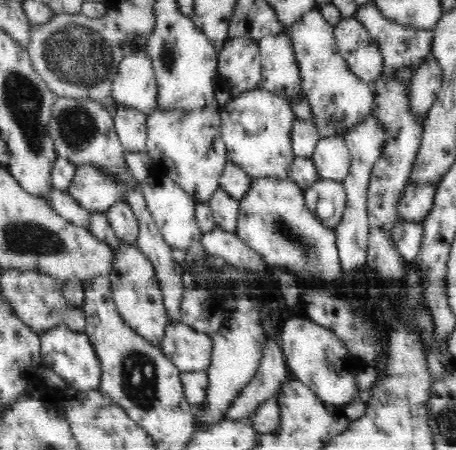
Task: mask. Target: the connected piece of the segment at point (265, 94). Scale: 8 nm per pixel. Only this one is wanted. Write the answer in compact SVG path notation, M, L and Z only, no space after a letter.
M262 88L232 98L220 111L220 131L228 150L227 160L243 168L254 179L288 179L289 166L295 158L291 140L295 120L288 101Z

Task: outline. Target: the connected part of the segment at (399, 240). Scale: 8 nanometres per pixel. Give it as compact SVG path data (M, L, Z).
M398 223L390 233L390 242L408 264L413 263L419 254L423 241L422 223Z

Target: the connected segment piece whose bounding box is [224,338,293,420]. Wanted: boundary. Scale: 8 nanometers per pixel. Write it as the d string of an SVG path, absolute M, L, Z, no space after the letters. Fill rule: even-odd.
M266 339L262 354L256 374L231 402L224 418L230 420L249 418L264 401L278 394L281 384L293 378L277 339Z

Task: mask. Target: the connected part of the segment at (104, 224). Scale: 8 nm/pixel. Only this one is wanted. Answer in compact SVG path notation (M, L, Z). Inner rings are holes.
M92 213L90 226L87 227L98 240L118 249L118 258L114 262L114 274L110 276L112 296L118 307L122 320L150 344L161 346L162 337L168 324L168 315L163 303L163 294L160 290L155 268L147 256L140 252L135 245L125 243L117 238L116 233L110 227L104 213Z

